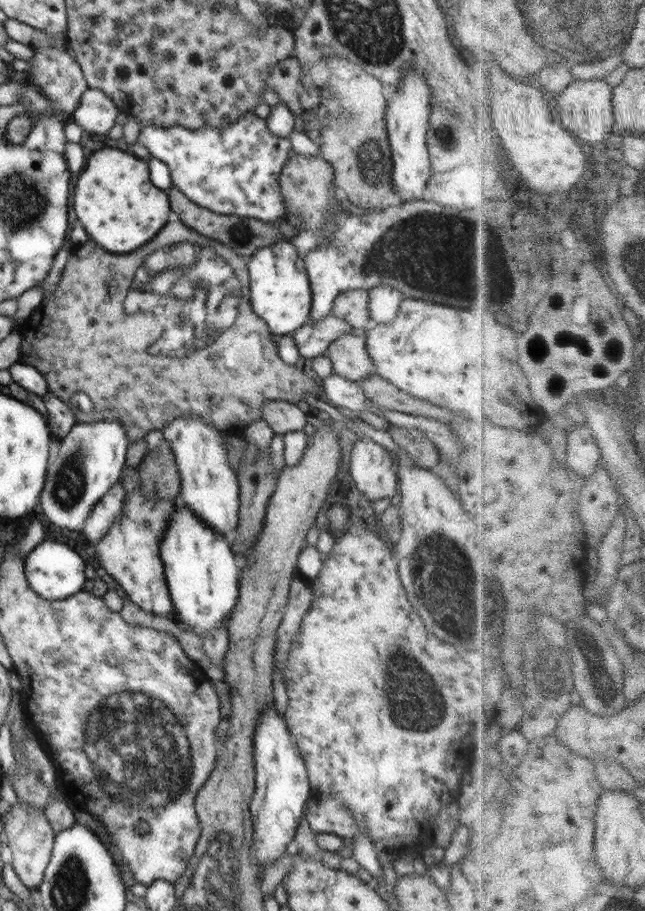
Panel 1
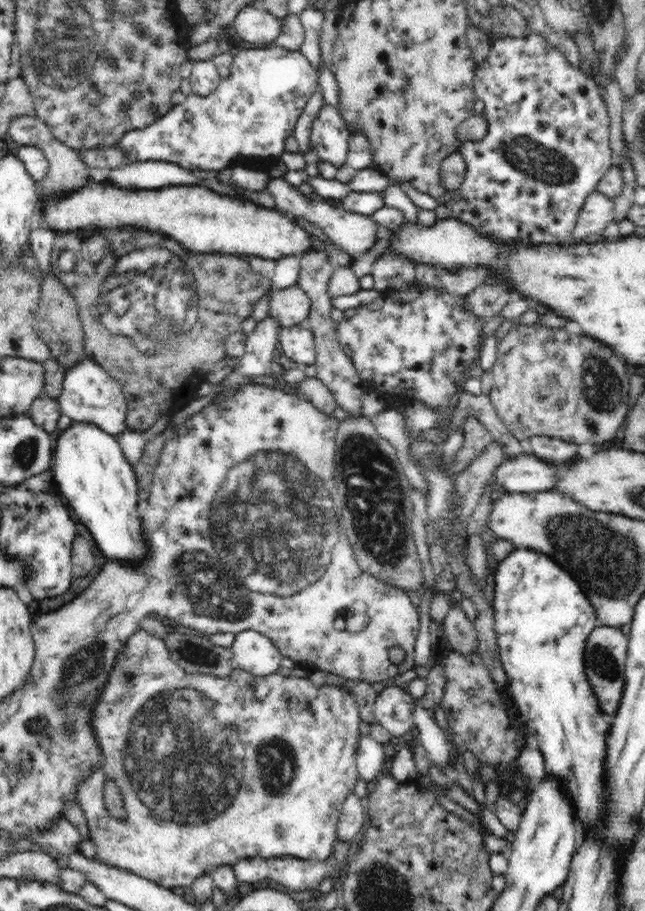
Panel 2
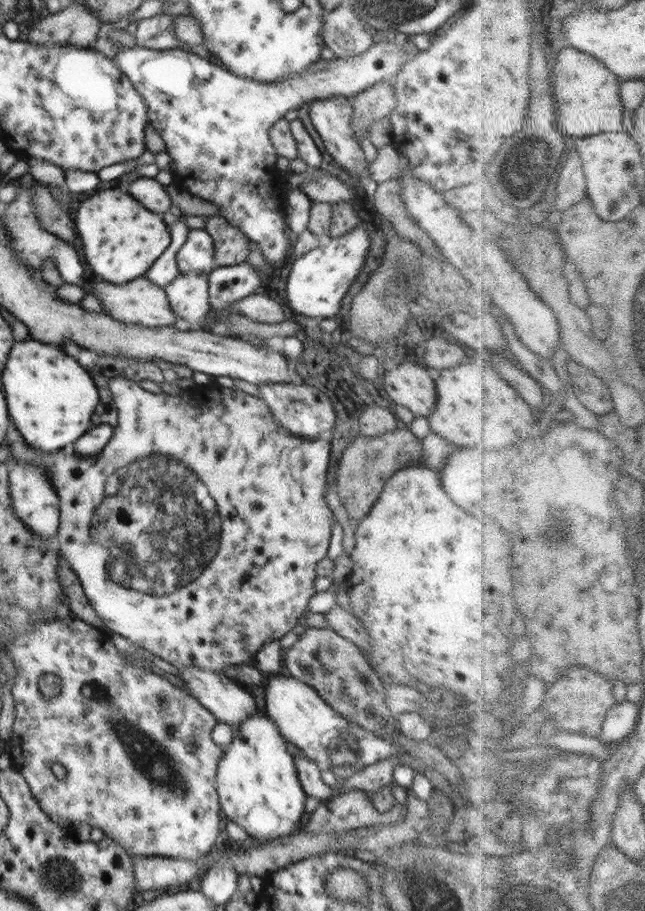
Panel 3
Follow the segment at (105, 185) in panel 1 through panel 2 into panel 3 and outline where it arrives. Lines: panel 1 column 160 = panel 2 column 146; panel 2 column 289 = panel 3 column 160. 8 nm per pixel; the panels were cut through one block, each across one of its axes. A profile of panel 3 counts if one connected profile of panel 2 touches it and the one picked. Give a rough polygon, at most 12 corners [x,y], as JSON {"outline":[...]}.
{"outline":[[120,190],[73,224],[92,270],[142,277],[171,243],[164,220]]}

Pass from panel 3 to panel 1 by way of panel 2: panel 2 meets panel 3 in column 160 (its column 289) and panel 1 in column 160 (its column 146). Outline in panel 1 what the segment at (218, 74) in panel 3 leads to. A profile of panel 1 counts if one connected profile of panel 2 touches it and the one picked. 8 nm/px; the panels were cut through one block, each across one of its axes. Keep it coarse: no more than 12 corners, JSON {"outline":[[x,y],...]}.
{"outline":[[254,112],[232,126],[143,126],[137,142],[202,208],[286,214],[293,146]]}

